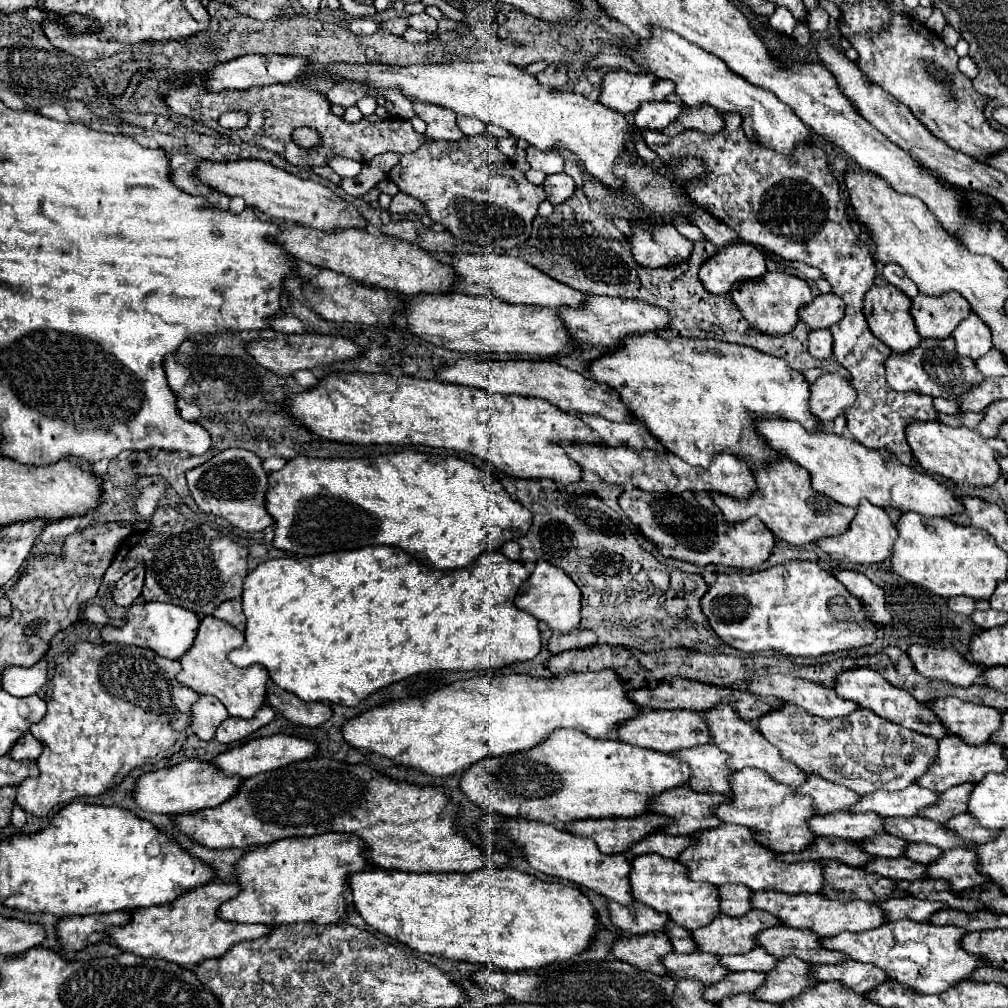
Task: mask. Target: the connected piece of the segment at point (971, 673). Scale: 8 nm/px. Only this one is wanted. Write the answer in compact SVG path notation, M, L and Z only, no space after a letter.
M914 644L908 648L908 656L922 676L944 680L962 688L980 682L984 674L984 668L970 664L952 648L930 648L924 644Z

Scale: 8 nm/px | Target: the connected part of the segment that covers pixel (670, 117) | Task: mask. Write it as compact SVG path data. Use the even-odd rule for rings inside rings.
M656 102L656 104L642 104L636 114L636 126L640 130L662 130L668 124L672 124L680 112L684 110L684 104L674 104L674 102Z

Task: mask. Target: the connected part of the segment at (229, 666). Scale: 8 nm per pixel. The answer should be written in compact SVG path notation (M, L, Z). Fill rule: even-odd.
M206 616L200 622L198 636L190 648L190 652L180 658L182 672L178 674L180 684L196 690L198 694L216 696L228 710L230 716L252 718L262 706L266 706L266 684L270 680L268 670L260 664L252 664L248 668L238 668L228 660L228 652L240 648L240 632L232 628L228 622L222 622L214 616Z

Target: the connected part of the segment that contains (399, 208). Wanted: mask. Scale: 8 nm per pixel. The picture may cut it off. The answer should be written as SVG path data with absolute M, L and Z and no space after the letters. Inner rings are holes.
M398 192L394 198L392 198L392 204L388 208L390 212L418 212L420 210L420 202L418 200L412 200L408 194L404 192Z

